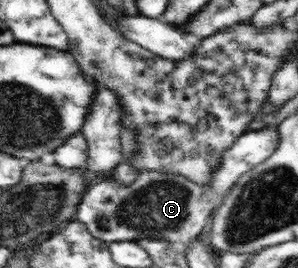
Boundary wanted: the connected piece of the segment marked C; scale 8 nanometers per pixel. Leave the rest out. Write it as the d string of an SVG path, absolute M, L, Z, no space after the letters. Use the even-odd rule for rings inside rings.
M277 127L247 131L224 153L209 186L198 186L182 175L162 174L152 169L136 172L136 179L129 186L114 186L104 176L83 193L76 219L86 225L92 236L107 244L146 239L161 239L175 246L190 244L204 237L210 215L222 205L239 177L272 157L278 151L280 140Z

